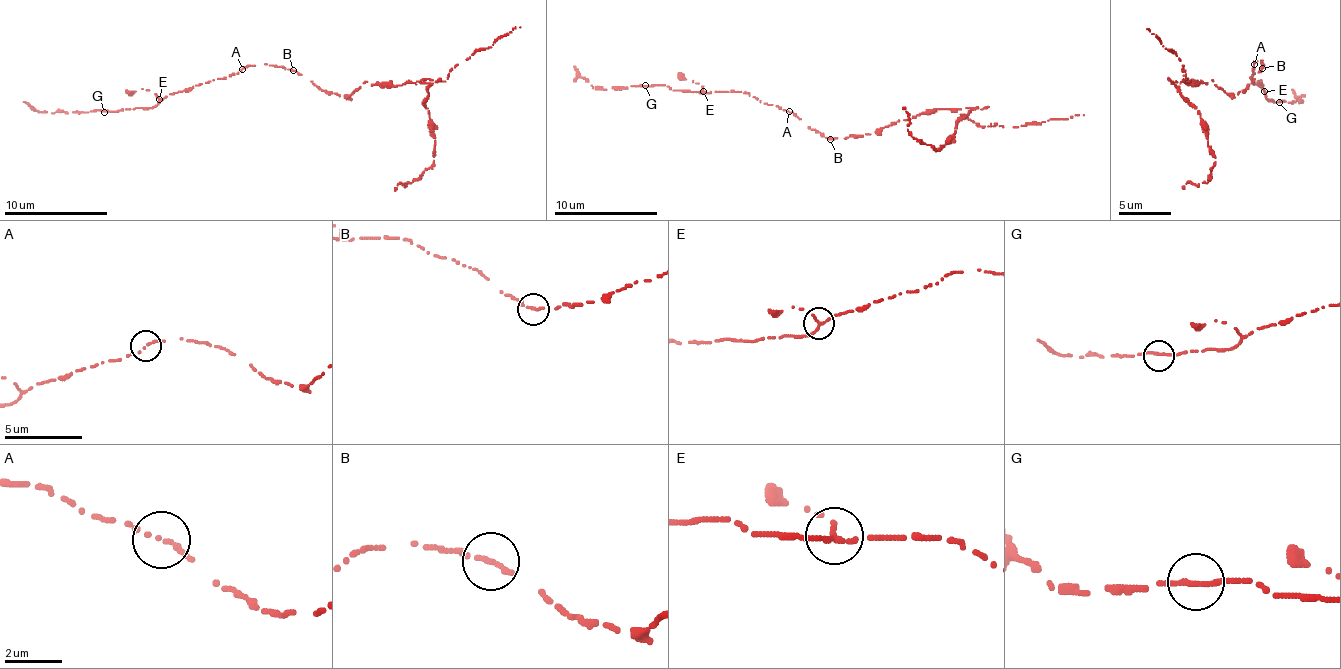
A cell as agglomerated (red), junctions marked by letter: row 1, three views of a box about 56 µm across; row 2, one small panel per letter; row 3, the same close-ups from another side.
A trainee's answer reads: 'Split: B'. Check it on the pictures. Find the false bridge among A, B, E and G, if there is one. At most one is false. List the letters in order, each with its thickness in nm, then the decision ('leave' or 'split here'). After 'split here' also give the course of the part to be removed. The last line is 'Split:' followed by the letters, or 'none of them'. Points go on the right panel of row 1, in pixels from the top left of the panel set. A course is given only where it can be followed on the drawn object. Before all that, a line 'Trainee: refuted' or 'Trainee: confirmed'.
Trainee: confirmed
A: 200 nm thick; leave
B: 240 nm thick; split here; foreign part runs (1262, 68), (1238, 93), (1211, 79), (1174, 81), (1200, 115), (1213, 165), (1205, 182), (1187, 182), (1183, 189)
E: 160 nm thick; leave
G: 240 nm thick; leave
Split: B

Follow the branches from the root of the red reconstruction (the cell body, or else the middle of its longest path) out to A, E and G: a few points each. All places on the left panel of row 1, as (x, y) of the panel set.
A: (302, 74), (267, 63), (242, 69)
E: (302, 74), (267, 63), (247, 66), (230, 76), (188, 87), (159, 99)
G: (302, 74), (267, 63), (247, 66), (230, 76), (174, 92), (152, 107), (104, 112)

